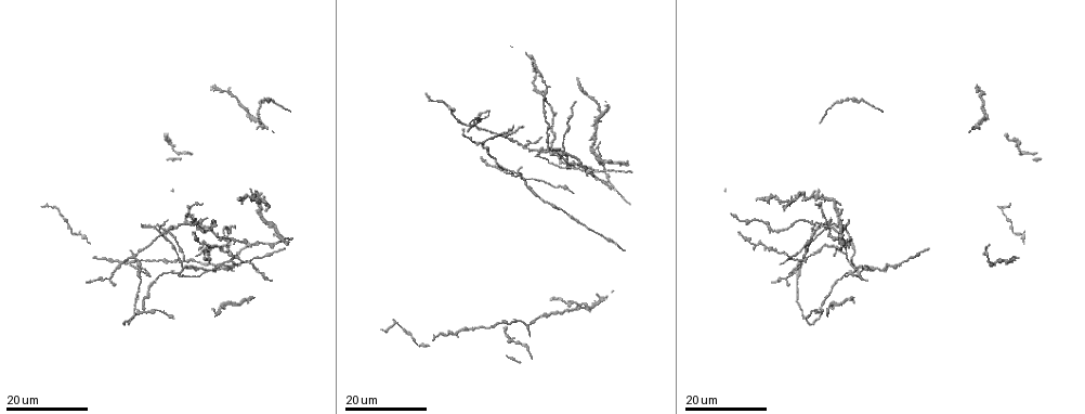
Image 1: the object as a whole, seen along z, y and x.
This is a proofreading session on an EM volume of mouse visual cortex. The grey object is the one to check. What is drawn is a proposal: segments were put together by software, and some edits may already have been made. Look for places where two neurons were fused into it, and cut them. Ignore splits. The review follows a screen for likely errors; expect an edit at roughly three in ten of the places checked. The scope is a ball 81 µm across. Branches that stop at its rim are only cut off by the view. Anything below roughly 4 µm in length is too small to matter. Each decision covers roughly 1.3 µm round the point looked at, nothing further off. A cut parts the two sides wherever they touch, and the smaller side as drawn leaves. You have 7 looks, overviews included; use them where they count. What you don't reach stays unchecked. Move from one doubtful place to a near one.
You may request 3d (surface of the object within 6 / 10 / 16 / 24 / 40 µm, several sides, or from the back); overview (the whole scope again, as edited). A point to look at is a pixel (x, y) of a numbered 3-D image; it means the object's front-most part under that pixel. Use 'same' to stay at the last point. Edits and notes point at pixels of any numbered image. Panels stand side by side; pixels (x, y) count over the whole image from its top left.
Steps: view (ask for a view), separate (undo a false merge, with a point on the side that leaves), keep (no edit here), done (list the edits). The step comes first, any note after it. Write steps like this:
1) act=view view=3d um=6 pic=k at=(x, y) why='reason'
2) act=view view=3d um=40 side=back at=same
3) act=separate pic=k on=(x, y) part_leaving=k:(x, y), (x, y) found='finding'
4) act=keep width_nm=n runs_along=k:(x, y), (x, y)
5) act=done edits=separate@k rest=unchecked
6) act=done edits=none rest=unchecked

act=view view=3d um=24 pic=1 at=(788, 279) why='small branch off a trunk'

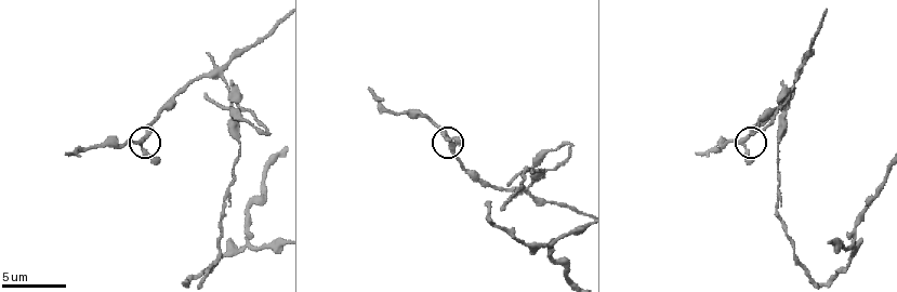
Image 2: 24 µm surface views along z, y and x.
act=view view=3d um=6 pic=2 at=(744, 139)

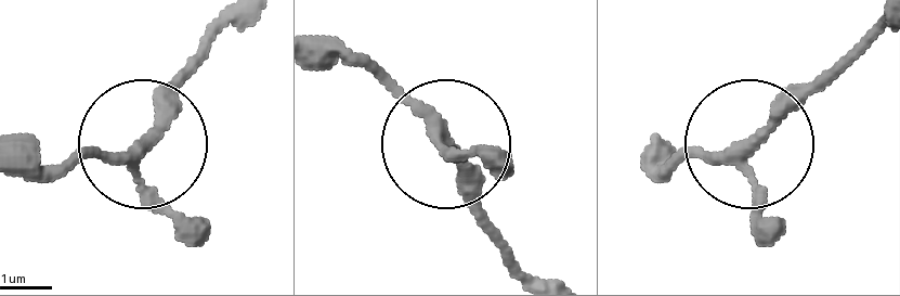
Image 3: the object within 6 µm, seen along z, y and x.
act=keep arms=3 runs_along=3:(223, 15), (158, 132), (47, 171) found='one neuron here'

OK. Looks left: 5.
act=view view=3d um=24 pic=1 at=(854, 274) why='four-way junction'

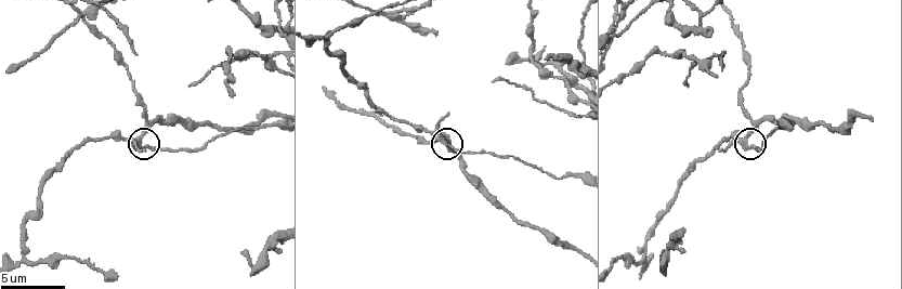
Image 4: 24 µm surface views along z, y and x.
act=view view=3d um=10 pic=4 at=(442, 138) why='zoom in'

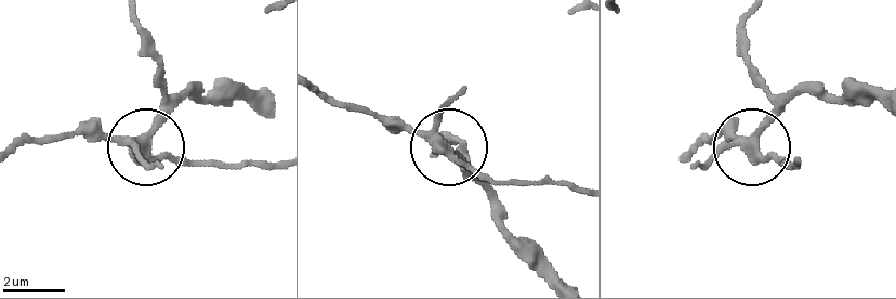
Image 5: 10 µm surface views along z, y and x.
act=separate pic=5 on=(193, 160) width_nm=310 found='a second neuron is stuck on'

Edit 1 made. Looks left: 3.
act=view view=overview

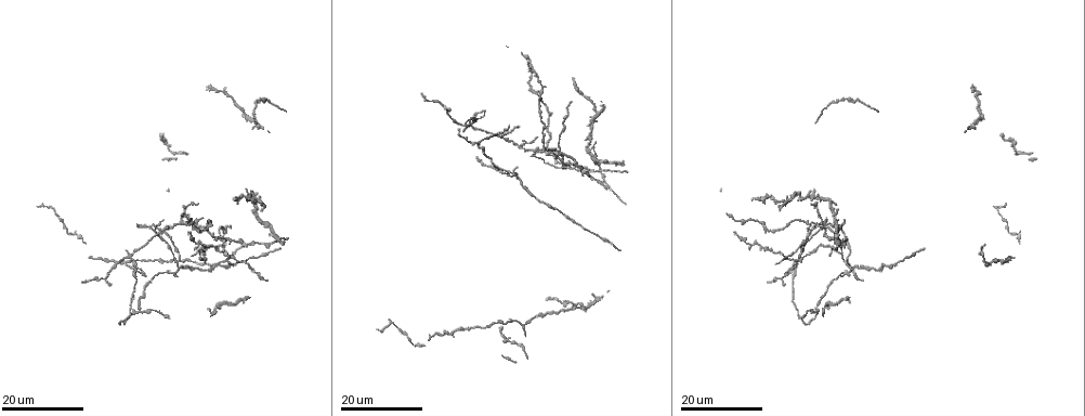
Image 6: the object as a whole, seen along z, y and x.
act=view view=3d um=16 pic=6 at=(833, 236) why='thin arm on a thick one'

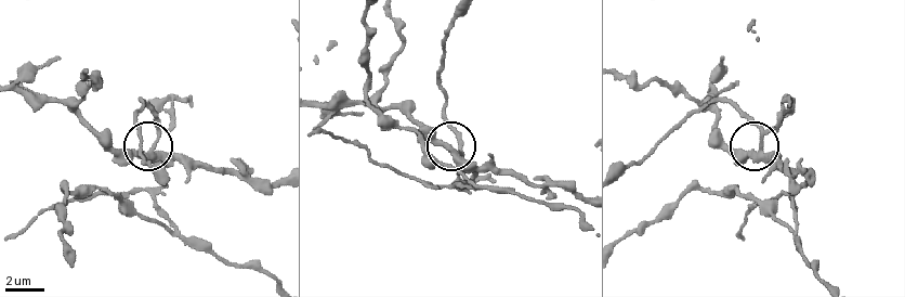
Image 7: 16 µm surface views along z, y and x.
act=view view=3d um=10 pic=7 at=(152, 151) why='closer look'

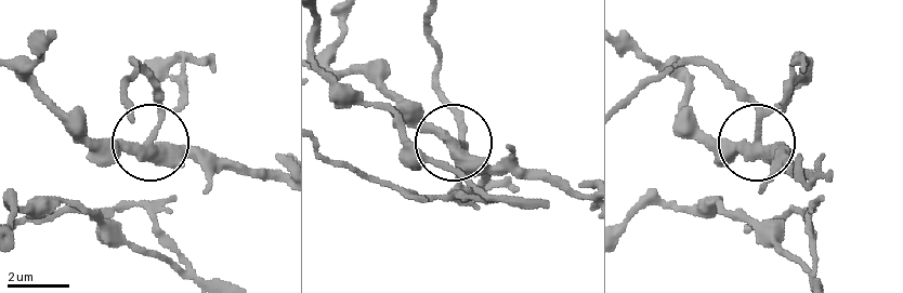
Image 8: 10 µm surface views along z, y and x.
act=separate pic=8 on=(186, 104) part_leaving=8:(758, 125), (750, 105), (704, 67), (657, 71), (626, 97) found='a second neuron is stuck on'

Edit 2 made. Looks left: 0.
act=done edits=separate@5,separate@8 rest=unchecked

